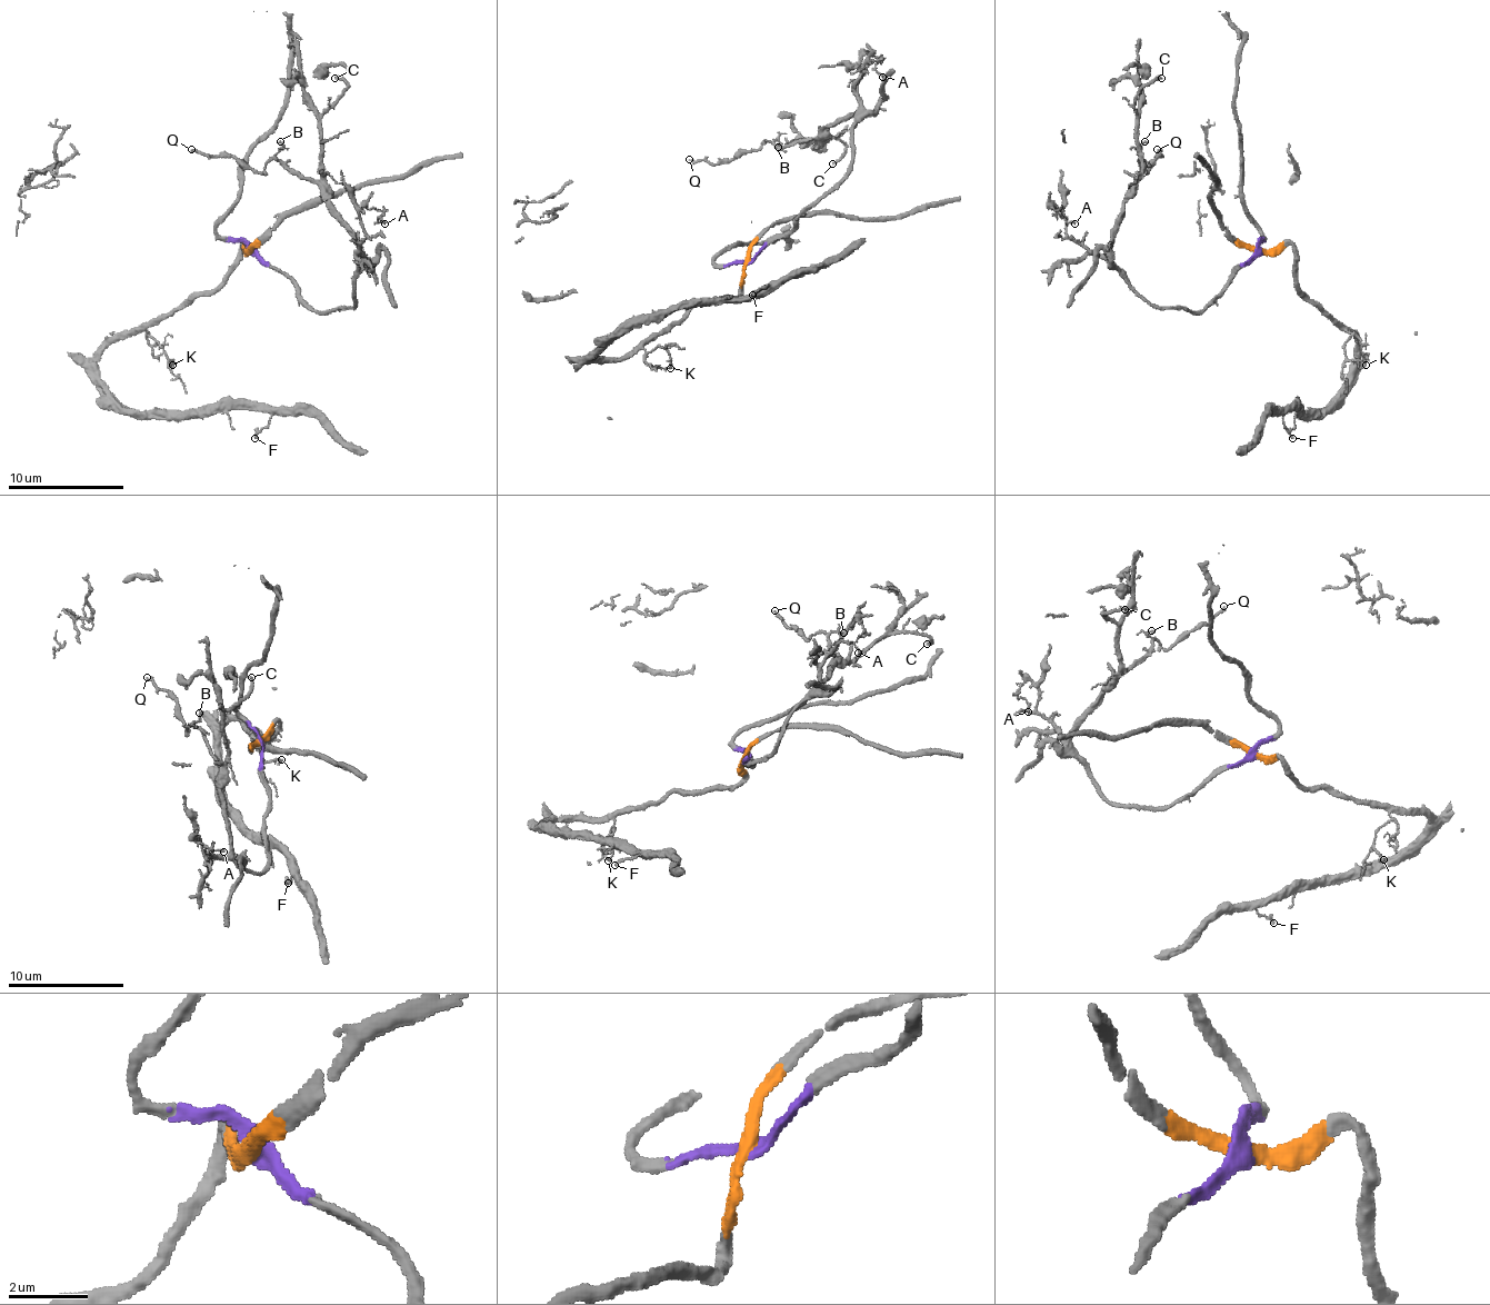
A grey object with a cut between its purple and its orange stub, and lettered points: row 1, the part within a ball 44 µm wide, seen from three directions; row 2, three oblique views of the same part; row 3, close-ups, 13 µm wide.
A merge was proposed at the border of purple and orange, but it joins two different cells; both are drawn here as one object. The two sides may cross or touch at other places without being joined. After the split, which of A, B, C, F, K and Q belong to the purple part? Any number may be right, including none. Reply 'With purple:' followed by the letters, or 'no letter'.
With purple: A, B, C, Q

